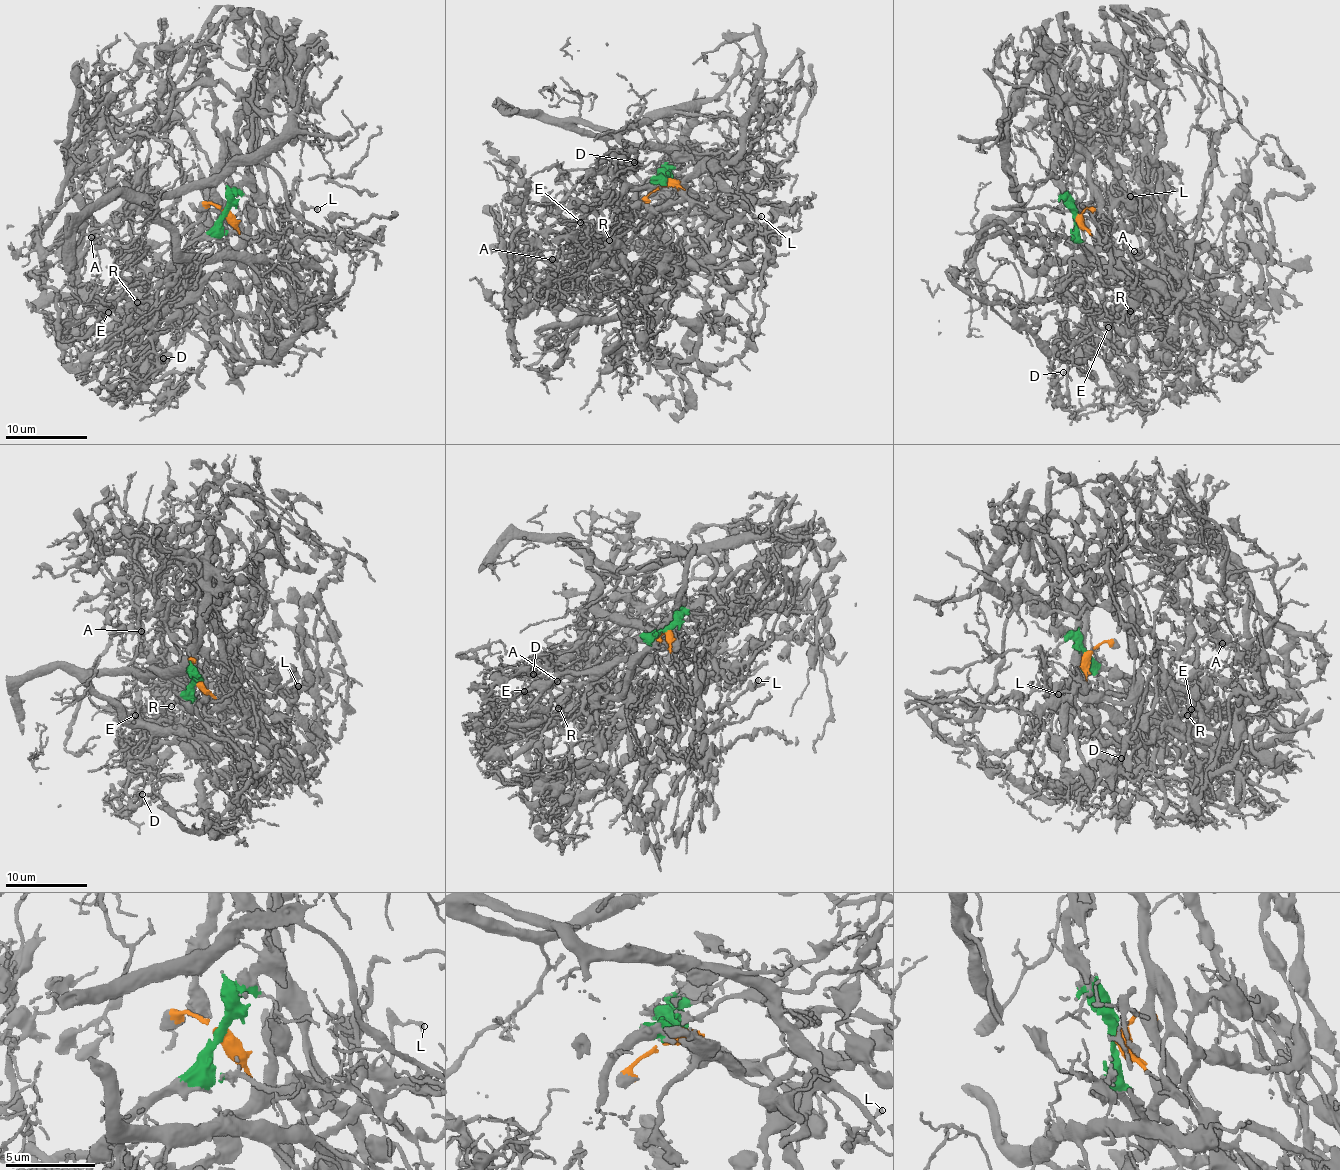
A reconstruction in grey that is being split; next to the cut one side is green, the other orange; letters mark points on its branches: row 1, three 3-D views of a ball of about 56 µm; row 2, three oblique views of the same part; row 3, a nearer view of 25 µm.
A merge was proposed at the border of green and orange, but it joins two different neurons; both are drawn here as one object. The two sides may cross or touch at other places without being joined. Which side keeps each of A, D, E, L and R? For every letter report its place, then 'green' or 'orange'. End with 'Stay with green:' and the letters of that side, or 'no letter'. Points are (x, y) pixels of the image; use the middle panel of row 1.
A: (552, 259) | green
D: (634, 162) | orange
E: (580, 222) | green
L: (761, 216) | orange
R: (609, 240) | green
Stay with green: A, E, R

